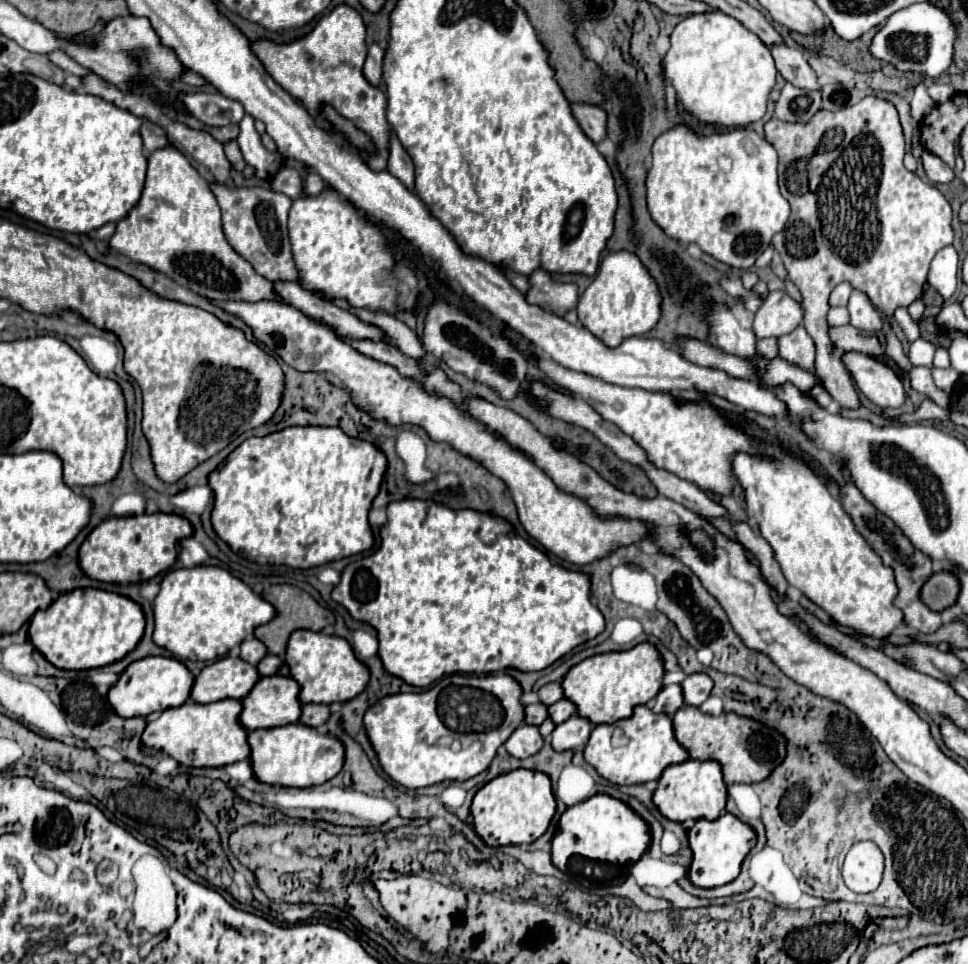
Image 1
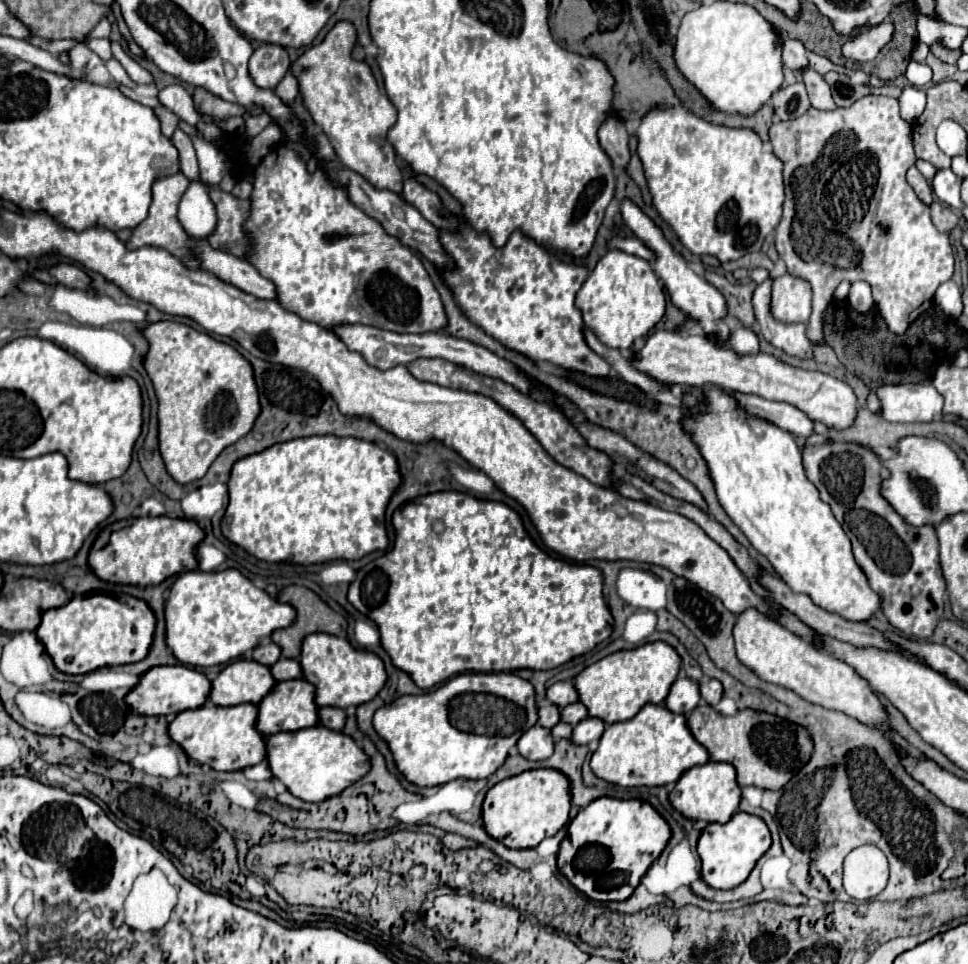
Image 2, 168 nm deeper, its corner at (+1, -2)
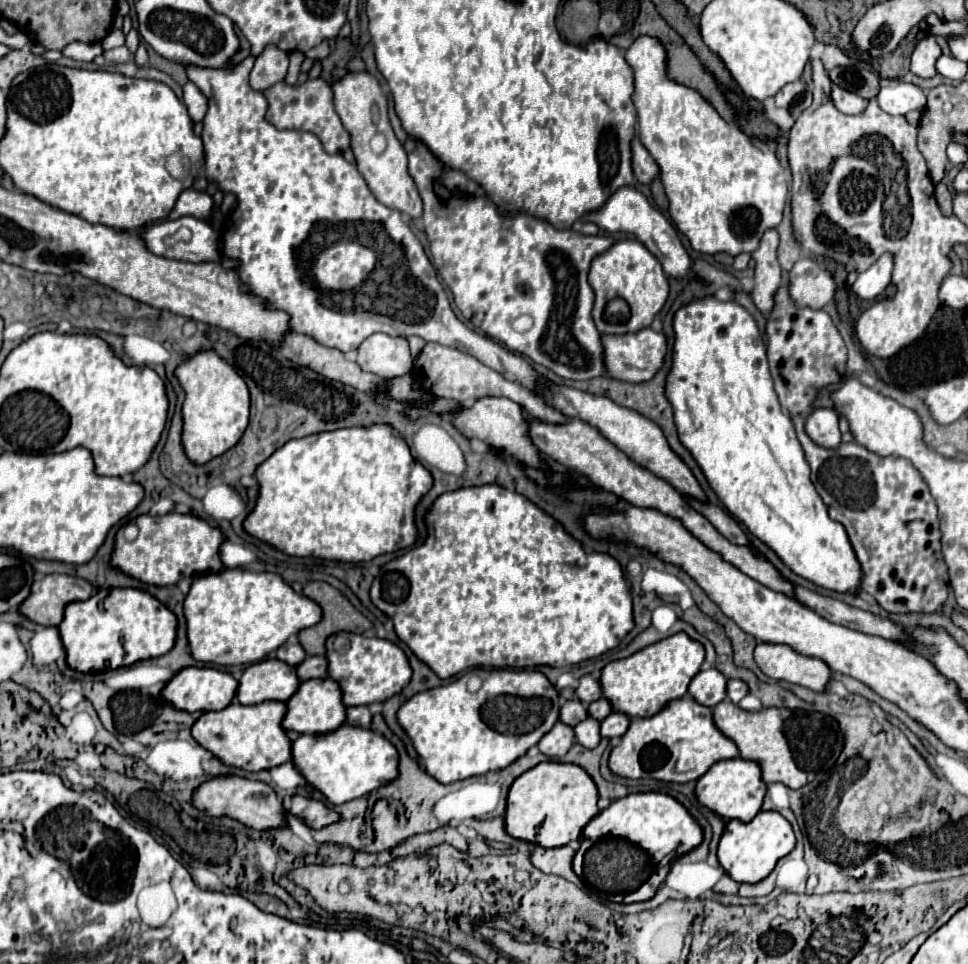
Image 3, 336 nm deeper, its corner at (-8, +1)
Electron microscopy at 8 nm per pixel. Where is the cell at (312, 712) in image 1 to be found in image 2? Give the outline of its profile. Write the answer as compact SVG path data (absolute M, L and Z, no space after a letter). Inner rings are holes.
M320 708L320 726L326 726L330 730L342 730L346 724L346 712L342 708Z

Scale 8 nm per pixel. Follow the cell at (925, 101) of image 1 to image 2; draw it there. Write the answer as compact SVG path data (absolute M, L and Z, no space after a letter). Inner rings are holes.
M910 60L908 70L906 70L904 76L908 78L910 84L914 84L914 86L918 86L918 88L924 88L926 84L932 82L932 70L930 70L926 64L914 62L914 60Z

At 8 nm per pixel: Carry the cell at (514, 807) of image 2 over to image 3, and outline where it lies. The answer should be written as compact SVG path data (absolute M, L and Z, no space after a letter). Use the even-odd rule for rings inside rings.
M539 763L519 775L507 793L505 829L511 837L541 847L561 847L579 839L583 825L599 813L597 787L593 779L571 763Z

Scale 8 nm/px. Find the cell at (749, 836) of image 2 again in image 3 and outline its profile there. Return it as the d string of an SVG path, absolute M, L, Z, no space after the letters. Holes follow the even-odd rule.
M759 811L749 823L735 819L725 823L725 831L717 847L717 859L733 881L759 883L773 871L775 863L781 857L785 857L793 847L795 847L795 835L789 821L781 817L777 811Z

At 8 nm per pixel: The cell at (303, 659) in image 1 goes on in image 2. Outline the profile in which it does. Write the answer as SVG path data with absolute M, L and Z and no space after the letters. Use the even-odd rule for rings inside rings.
M332 634L306 636L298 660L302 664L302 676L316 686L316 704L320 708L324 706L348 708L370 702L384 688L388 680L380 656L376 656L370 650L358 650L346 638Z

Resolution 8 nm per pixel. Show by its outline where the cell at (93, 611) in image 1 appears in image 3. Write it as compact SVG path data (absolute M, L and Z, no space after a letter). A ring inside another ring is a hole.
M99 589L85 601L75 601L65 607L63 621L59 623L61 641L67 653L67 665L81 673L101 673L107 669L117 669L133 665L143 659L153 659L165 655L175 643L177 619L175 615L159 603L153 595L139 589Z

